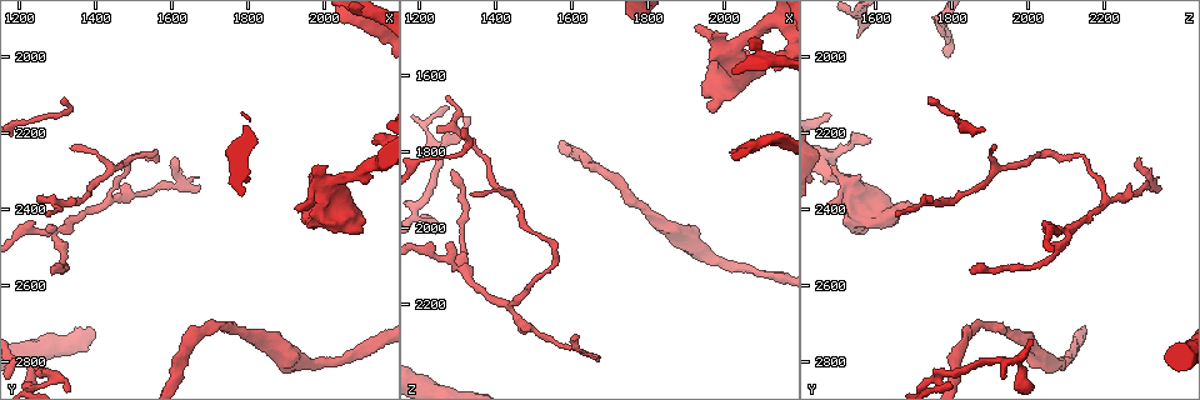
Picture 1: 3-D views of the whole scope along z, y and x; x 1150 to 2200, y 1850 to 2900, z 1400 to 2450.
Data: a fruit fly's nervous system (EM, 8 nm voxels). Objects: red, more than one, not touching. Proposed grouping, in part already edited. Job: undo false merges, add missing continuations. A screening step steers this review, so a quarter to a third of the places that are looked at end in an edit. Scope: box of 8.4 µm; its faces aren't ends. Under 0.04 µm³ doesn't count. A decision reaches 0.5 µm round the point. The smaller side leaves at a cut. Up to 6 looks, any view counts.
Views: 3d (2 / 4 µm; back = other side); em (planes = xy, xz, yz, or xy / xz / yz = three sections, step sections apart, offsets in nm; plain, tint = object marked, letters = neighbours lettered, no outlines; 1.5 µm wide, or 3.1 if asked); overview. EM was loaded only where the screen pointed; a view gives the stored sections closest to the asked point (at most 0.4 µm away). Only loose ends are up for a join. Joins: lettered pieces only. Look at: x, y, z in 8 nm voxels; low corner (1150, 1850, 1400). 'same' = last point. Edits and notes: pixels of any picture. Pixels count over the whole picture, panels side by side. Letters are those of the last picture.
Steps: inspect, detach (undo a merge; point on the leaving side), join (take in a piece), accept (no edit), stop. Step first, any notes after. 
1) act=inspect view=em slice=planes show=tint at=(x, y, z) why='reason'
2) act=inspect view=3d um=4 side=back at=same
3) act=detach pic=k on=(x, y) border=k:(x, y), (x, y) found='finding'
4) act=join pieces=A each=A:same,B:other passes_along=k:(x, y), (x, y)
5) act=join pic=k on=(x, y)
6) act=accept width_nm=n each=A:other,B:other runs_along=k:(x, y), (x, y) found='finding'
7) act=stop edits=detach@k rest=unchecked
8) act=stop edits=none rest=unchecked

act=inspect view=3d um=2 at=(1285, 2565, 1845) why='tapers out'

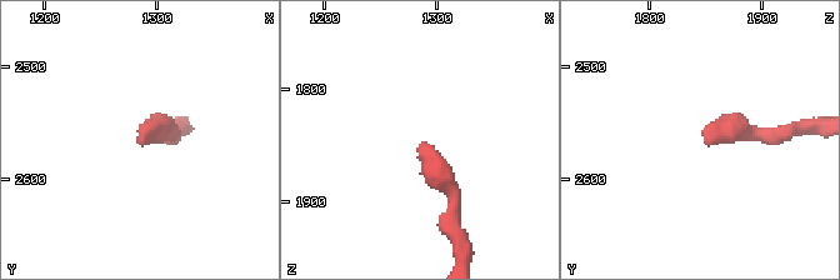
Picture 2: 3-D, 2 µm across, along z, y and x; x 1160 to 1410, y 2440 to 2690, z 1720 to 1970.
act=inspect view=em slice=planes show=letters at=(1286, 2564, 1846)

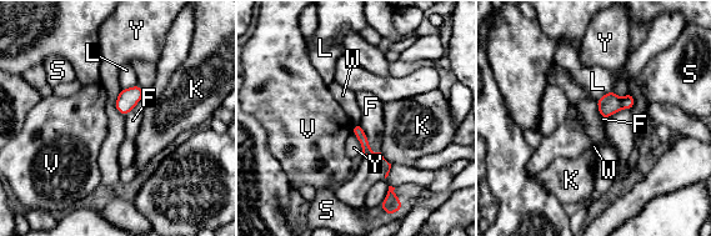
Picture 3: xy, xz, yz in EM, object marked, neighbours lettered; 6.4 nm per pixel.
act=accept longest_contact=F:240nm each=F:other,K:other,L:other,S:other,V:other,W:other,Y:other border=3:(595, 101), (602, 118) found='no lettered piece goes on from it'

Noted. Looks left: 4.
act=inspect view=em slice=planes show=plain at=(2140, 2210, 1585) why='free end'

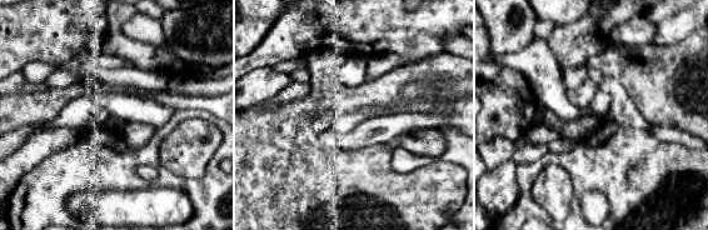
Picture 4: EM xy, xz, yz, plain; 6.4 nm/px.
act=inspect view=em slice=planes show=letters at=same why='see the neighbours'

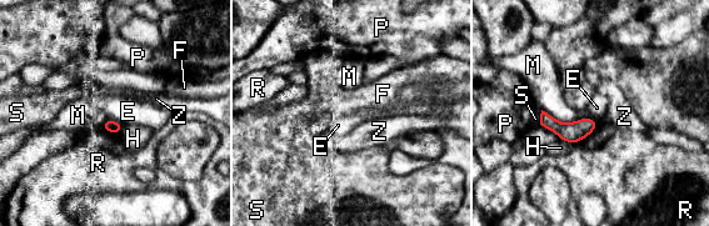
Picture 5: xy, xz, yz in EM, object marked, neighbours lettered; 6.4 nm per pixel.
act=accept each=E:other,F:other,H:other,M:other,P:other,R:other,S:other,Z:other border=5:(106, 117), (123, 125) found='none of them fits'

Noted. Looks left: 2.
act=inspect view=3d um=4 at=(1610, 2260, 2290) why='an open end'

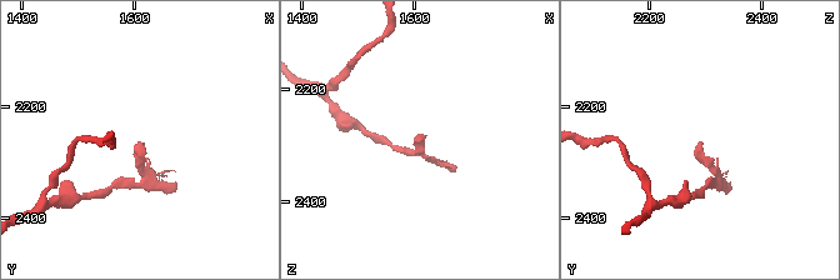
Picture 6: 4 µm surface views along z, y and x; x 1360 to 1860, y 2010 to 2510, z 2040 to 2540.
act=inspect view=em slice=planes show=letters at=(1610, 2260, 2285) why='need the tissue'

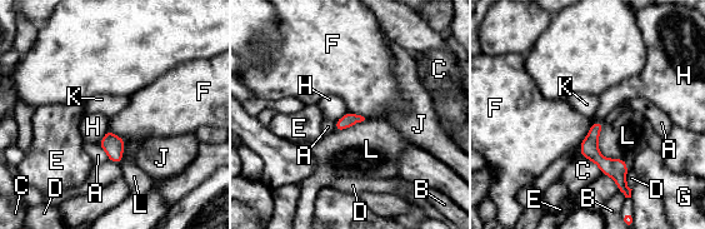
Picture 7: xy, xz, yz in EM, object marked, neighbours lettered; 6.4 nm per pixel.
act=accept each=A:other,B:other,C:other,D:other,E:other,F:other,G:other,H:other,J:other,K:other,L:other runs_along=7:(598, 124), (593, 152), (621, 187) found='none of them fits'

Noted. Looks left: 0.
act=stop edits=none rest=unchecked

